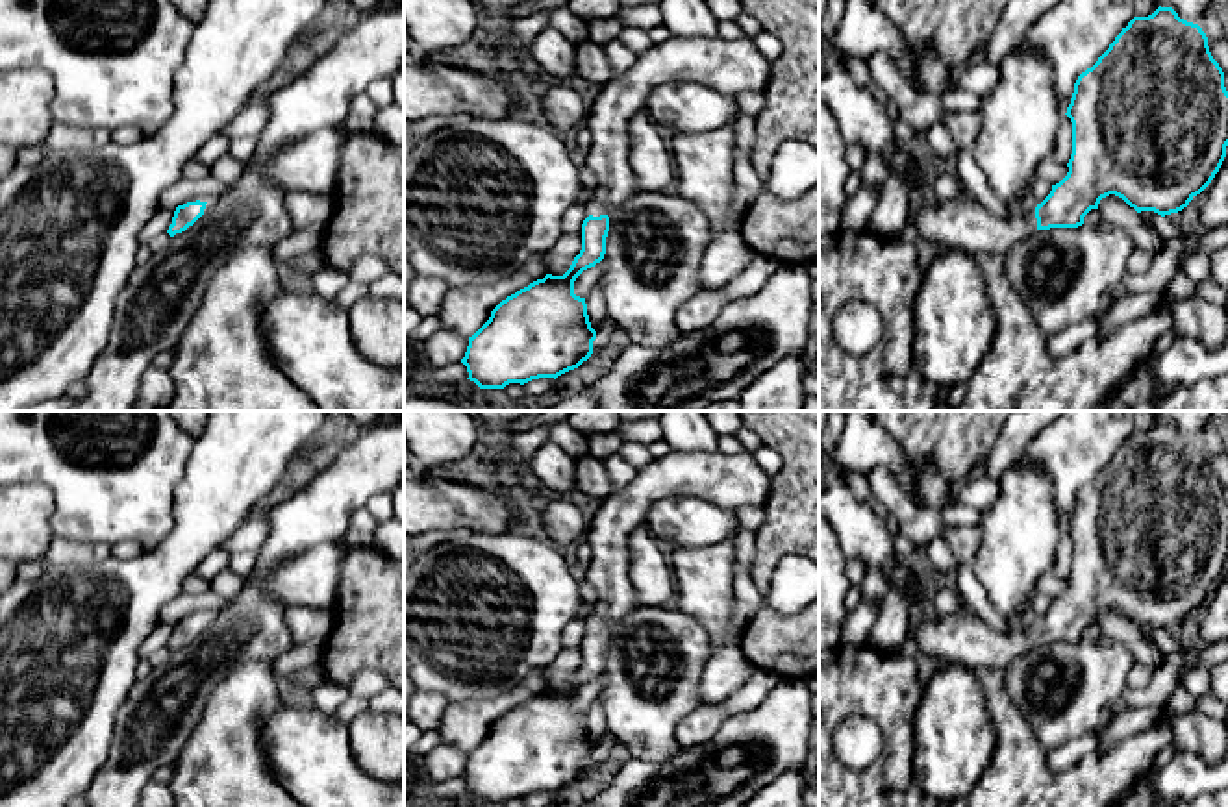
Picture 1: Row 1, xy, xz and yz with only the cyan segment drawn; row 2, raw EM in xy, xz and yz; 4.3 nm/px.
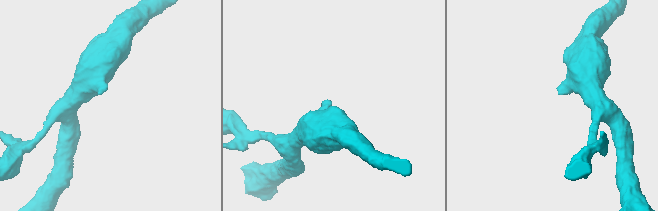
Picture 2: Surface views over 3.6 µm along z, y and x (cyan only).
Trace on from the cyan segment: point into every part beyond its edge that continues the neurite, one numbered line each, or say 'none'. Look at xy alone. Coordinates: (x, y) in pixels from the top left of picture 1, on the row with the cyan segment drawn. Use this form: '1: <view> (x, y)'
none

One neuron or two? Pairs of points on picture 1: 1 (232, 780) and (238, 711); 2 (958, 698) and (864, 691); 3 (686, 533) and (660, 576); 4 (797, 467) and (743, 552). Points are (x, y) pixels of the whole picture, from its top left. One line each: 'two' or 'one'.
1: one
2: two
3: two
4: two

